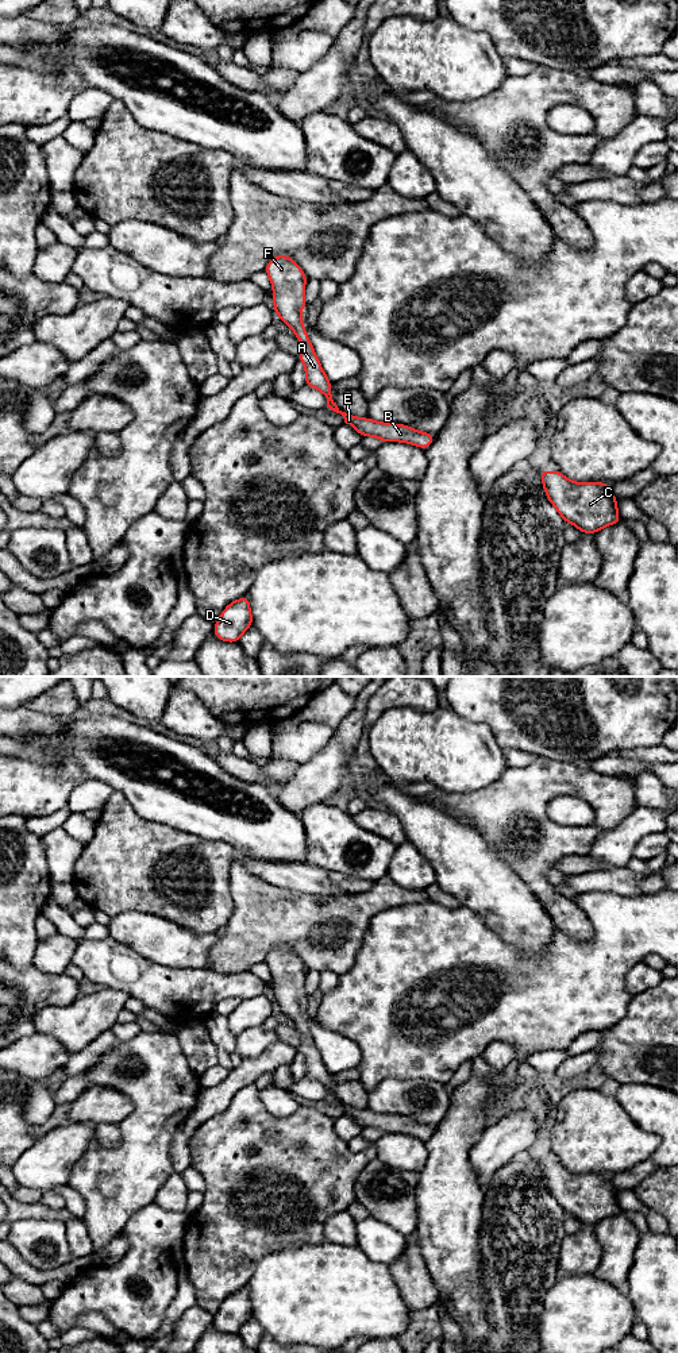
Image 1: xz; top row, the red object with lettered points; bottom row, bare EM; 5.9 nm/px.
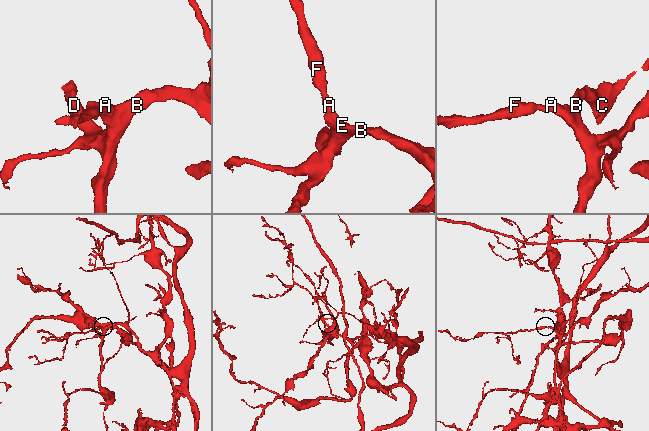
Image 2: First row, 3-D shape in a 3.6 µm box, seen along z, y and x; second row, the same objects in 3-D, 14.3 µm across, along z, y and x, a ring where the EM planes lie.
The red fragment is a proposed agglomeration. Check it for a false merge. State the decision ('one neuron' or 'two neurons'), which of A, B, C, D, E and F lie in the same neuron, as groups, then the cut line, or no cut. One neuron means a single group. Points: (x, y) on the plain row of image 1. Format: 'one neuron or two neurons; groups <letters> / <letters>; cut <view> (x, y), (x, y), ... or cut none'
one neuron; groups A B C D E F; cut none

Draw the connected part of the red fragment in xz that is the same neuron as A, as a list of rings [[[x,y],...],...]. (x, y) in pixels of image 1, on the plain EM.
[[[276,947],[267,953],[265,963],[274,983],[271,988],[274,1003],[282,1014],[294,1022],[293,1028],[303,1034],[303,1042],[297,1051],[305,1056],[305,1076],[320,1082],[327,1090],[327,1099],[340,1105],[344,1114],[354,1118],[362,1129],[374,1128],[381,1130],[382,1134],[402,1133],[415,1136],[425,1142],[434,1134],[436,1125],[420,1123],[404,1115],[357,1109],[338,1099],[332,1088],[331,1072],[317,1051],[309,1028],[304,1021],[304,1011],[300,1007],[300,1002],[308,998],[305,992],[308,968],[289,947]]]

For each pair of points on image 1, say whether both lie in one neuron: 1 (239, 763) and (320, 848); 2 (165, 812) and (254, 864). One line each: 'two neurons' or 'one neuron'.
1: one neuron
2: one neuron

